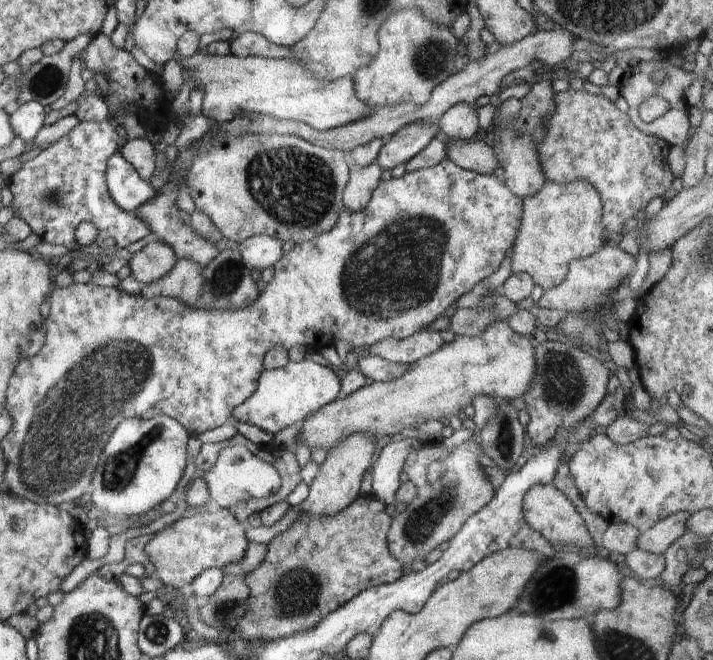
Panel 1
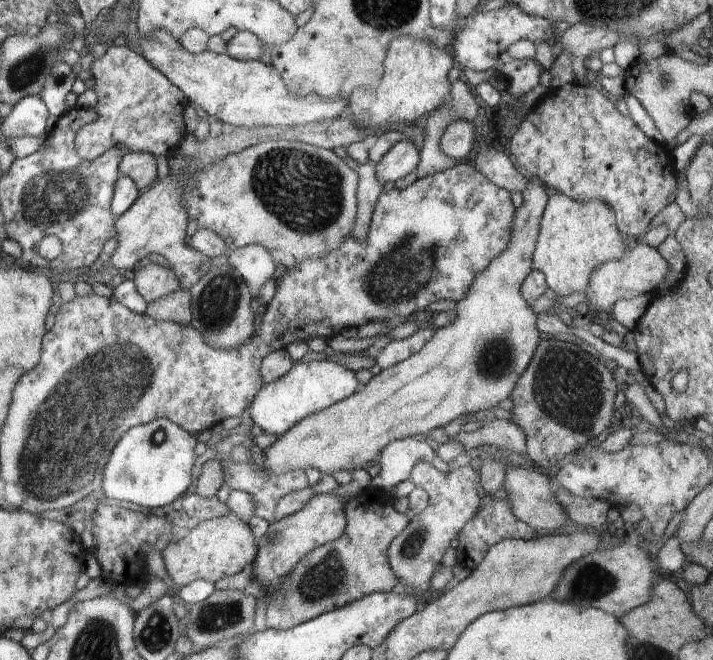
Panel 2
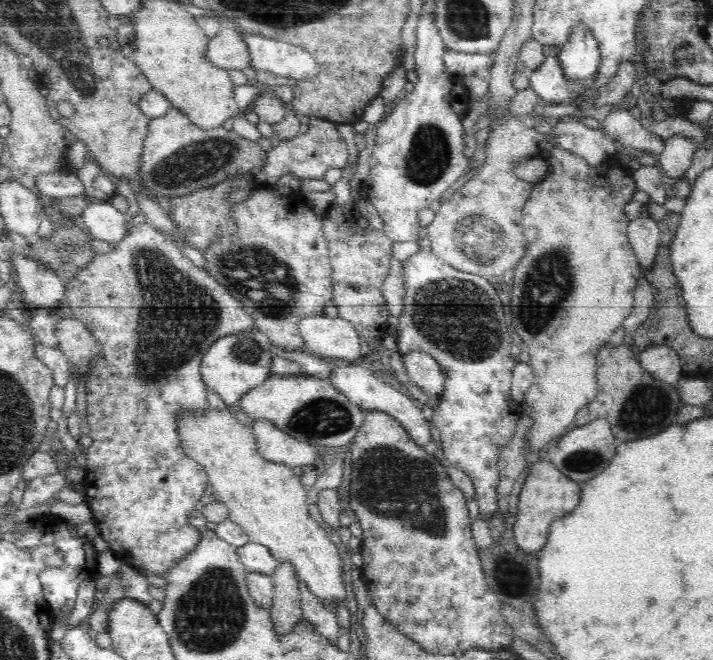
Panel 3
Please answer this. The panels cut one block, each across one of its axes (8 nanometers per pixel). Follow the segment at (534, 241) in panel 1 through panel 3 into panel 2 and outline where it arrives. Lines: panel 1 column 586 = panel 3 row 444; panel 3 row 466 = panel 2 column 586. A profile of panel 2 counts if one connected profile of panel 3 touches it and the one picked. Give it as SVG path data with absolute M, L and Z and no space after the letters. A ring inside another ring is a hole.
M562 193L547 197L541 229L532 257L533 270L542 272L548 288L551 288L557 297L568 294L580 294L589 287L591 276L598 267L605 262L624 258L630 250L630 241L626 240L618 230L613 210L602 201L591 200L583 203L572 200Z

